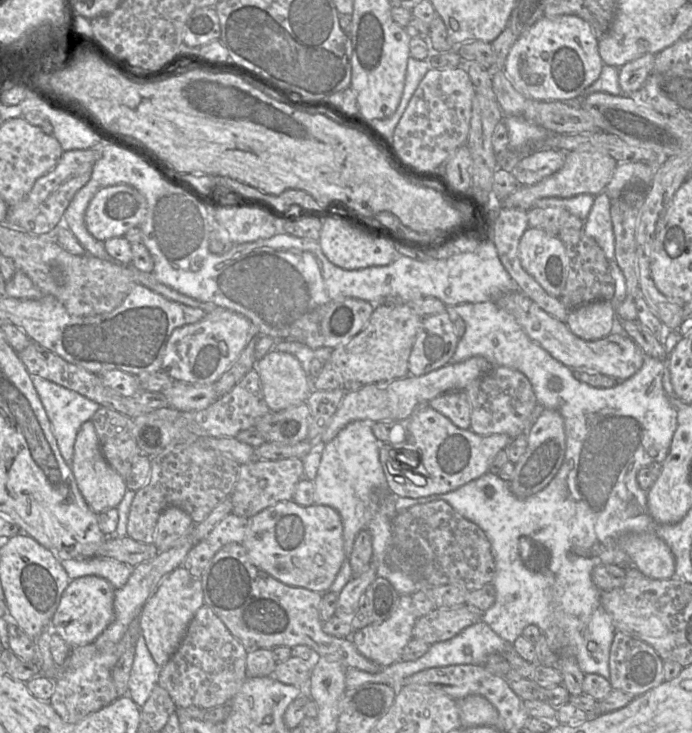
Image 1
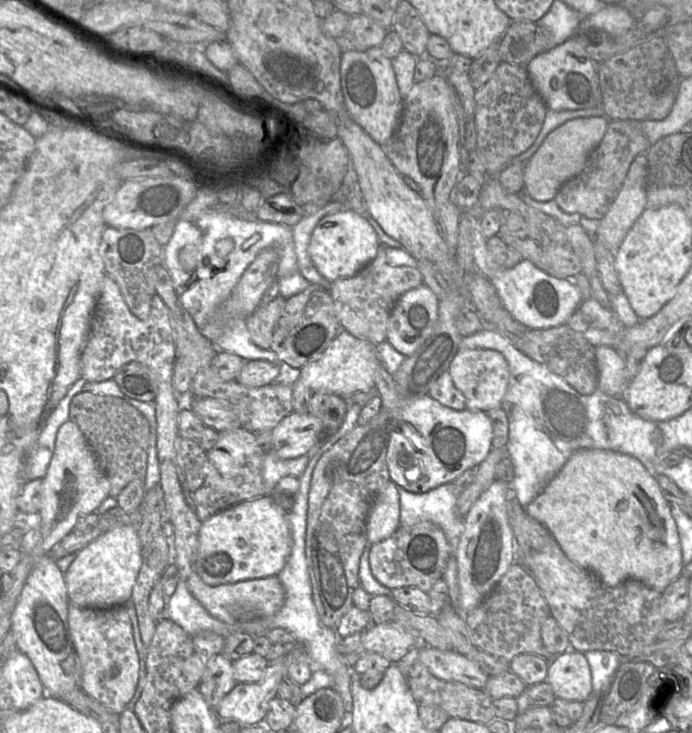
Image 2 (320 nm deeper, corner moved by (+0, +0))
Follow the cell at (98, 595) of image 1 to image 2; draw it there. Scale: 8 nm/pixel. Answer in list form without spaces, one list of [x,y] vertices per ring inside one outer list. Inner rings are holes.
[[[122,523],[80,550],[64,574],[69,602],[82,608],[108,609],[126,605],[141,568],[142,546],[137,526]]]

